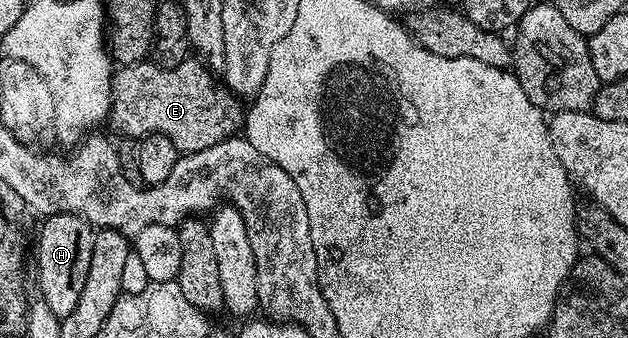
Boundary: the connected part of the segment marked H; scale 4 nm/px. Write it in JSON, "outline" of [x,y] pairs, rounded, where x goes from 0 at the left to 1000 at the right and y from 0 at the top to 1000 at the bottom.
{"outline":[[[108,627],[76,639],[67,660],[62,675],[62,713],[56,722],[56,775],[62,811],[59,876],[97,950],[116,929],[116,914],[129,882],[129,858],[135,858],[135,820],[142,811],[142,772],[148,763],[153,678],[146,675],[135,645]]]}

